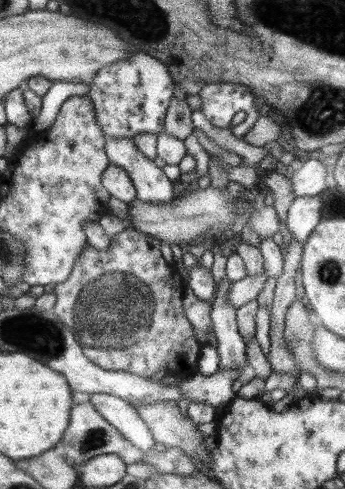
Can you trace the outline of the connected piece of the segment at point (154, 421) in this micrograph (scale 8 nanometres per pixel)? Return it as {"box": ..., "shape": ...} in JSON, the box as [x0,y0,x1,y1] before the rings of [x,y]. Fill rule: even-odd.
{"box":[136,402,210,467],"shape":[[[160,402],[152,405],[136,406],[152,432],[156,445],[160,448],[180,448],[191,459],[200,460],[202,467],[210,462],[210,453],[204,446],[204,436],[198,426],[184,416],[173,403]]]}

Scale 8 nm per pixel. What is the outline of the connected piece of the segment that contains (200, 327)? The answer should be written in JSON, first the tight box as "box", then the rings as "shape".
{"box":[182,284,213,344],"shape":[[[184,284],[184,298],[182,306],[184,314],[192,325],[195,337],[200,344],[208,344],[213,335],[210,302],[200,300],[192,289]]]}

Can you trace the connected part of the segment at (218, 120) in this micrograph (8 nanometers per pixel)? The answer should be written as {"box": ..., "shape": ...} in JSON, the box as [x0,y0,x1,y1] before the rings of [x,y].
{"box":[200,83,258,138],"shape":[[[208,83],[200,89],[200,102],[202,102],[202,114],[206,120],[216,128],[230,129],[236,138],[244,138],[248,130],[258,120],[258,106],[256,106],[256,94],[248,85],[242,83]]]}

